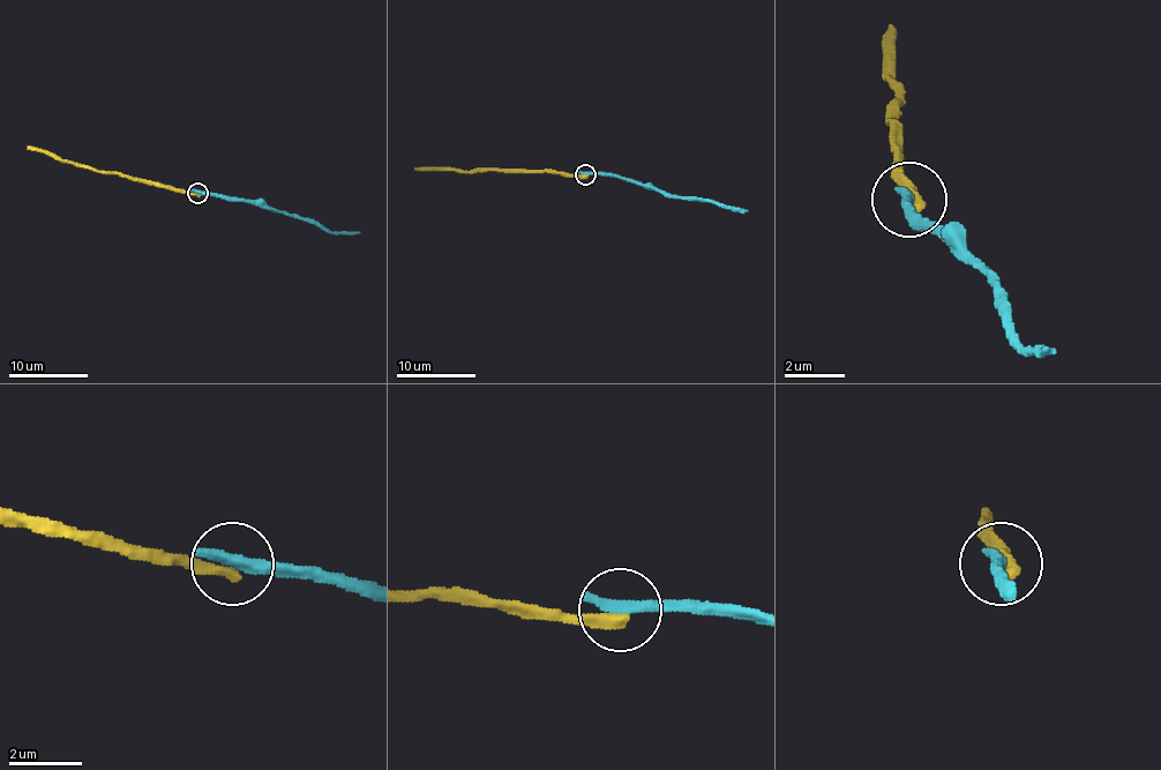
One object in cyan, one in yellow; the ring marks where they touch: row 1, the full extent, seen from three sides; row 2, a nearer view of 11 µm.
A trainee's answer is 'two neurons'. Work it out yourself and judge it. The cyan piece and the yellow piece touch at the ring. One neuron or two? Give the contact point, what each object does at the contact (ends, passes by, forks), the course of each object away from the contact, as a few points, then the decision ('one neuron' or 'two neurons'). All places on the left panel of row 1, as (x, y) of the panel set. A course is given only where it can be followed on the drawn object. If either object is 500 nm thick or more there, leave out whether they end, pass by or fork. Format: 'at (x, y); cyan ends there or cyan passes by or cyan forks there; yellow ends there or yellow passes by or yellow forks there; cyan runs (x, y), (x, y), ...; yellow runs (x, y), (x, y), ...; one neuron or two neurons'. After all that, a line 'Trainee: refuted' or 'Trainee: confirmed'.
at (197, 193); cyan ends there; yellow ends there; cyan runs (197, 192), (242, 197), (283, 214), (314, 219), (330, 232), (360, 232); yellow runs (197, 194), (96, 172), (27, 147); two neurons
Trainee: confirmed

